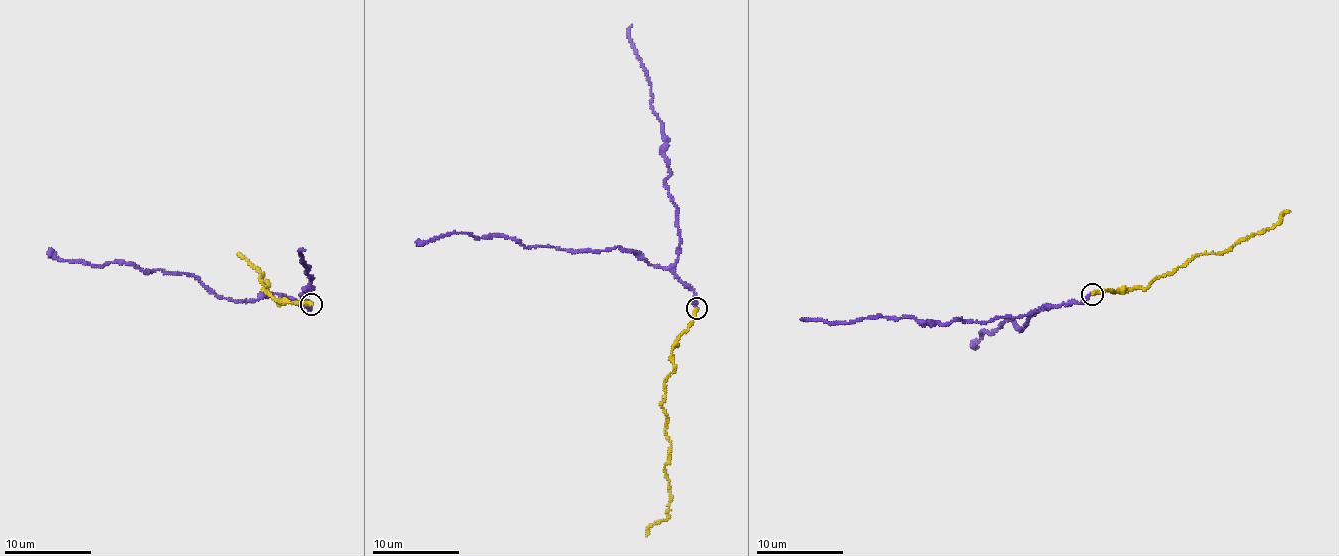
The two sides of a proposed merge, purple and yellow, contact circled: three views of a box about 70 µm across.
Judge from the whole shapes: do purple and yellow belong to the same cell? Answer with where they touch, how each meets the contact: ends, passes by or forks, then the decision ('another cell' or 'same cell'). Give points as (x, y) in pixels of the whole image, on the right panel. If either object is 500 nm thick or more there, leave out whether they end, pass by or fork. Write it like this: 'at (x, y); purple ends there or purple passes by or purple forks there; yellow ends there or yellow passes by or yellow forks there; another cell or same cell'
at (1092, 294); purple ends there; yellow ends there; another cell

